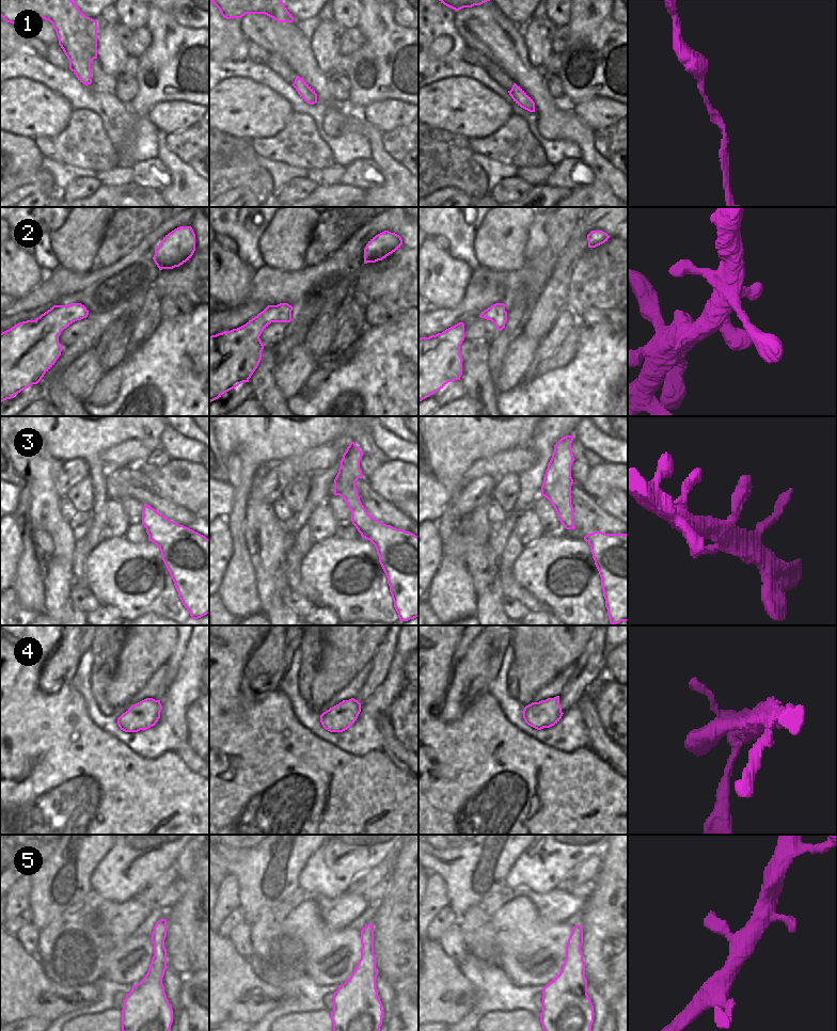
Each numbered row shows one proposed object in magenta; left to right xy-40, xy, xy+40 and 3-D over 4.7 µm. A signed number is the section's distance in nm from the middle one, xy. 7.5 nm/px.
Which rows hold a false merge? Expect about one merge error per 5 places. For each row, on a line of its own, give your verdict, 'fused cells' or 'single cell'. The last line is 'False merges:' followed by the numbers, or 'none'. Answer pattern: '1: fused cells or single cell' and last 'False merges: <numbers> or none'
1: single cell
2: single cell
3: single cell
4: single cell
5: single cell
False merges: none

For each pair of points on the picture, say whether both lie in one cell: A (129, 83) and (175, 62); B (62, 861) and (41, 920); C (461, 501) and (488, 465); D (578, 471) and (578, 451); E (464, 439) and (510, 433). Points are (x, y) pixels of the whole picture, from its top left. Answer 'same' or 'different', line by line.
A: different
B: same
C: different
D: different
E: same

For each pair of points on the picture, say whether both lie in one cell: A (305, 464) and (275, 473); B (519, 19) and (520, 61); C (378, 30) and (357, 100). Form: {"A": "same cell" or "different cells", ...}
{"A": "different cells", "B": "different cells", "C": "same cell"}

